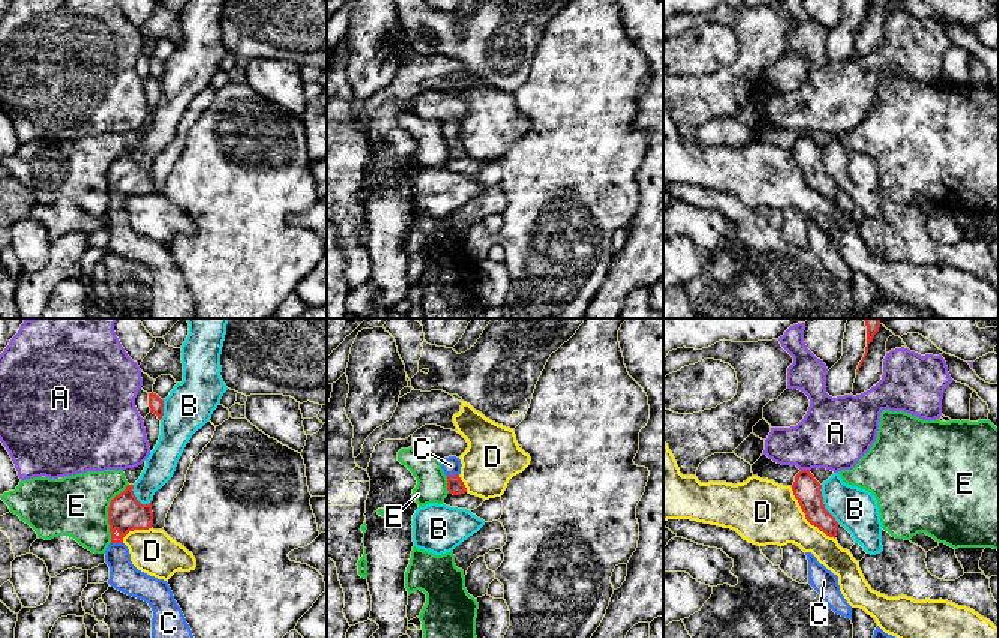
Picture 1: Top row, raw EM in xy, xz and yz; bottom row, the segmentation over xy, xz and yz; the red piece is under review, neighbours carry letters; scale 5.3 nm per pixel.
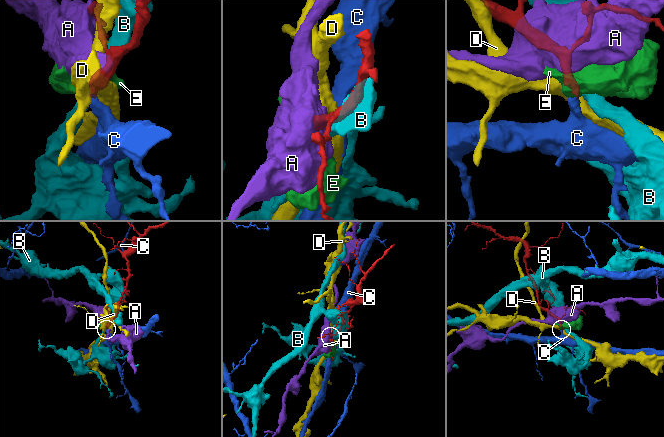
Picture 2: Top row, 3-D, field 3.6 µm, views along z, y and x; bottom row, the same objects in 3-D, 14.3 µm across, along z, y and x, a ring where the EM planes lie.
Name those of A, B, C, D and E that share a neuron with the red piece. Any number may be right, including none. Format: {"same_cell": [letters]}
{"same_cell": ["C"]}

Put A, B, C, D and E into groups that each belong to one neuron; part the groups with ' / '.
A / B / C / D / E

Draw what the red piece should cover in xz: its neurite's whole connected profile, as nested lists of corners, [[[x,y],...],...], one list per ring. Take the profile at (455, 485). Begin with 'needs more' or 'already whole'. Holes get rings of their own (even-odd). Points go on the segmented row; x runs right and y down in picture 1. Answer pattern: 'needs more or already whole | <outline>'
needs more | [[[448,456],[448,458],[441,459],[441,468],[442,468],[444,474],[447,476],[448,494],[460,495],[460,494],[466,492],[466,488],[459,477],[460,467],[462,467],[460,459],[456,456]]]

